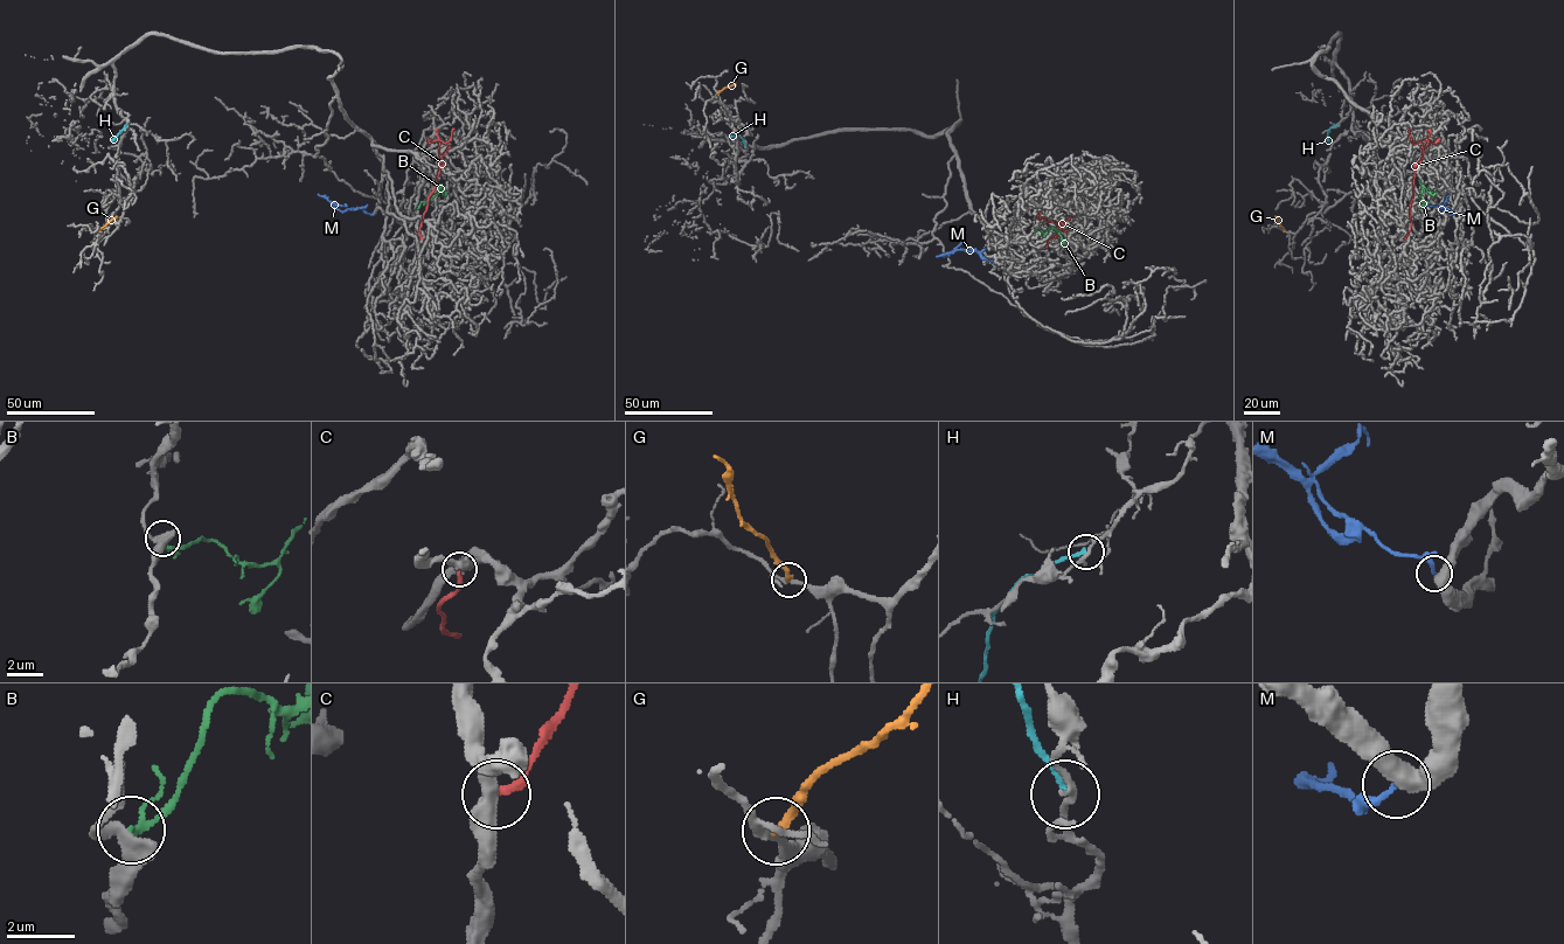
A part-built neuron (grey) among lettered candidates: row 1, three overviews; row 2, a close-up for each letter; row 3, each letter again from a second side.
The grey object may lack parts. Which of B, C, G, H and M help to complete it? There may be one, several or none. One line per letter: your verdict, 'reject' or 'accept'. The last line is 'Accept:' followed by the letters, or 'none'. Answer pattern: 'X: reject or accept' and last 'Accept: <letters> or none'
B: reject
C: reject
G: reject
H: reject
M: accept
Accept: M

